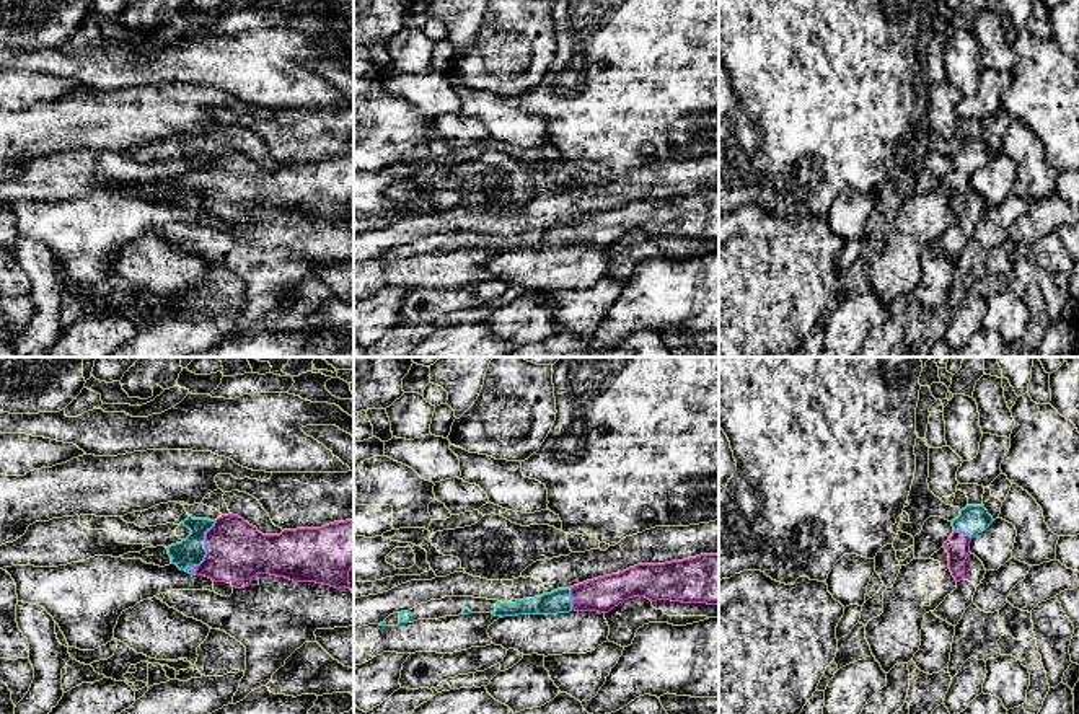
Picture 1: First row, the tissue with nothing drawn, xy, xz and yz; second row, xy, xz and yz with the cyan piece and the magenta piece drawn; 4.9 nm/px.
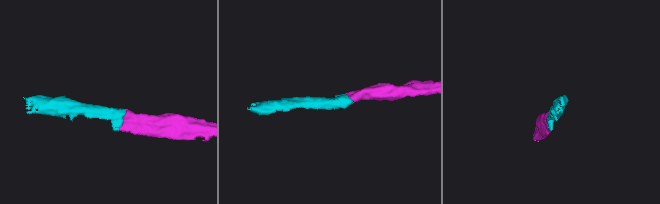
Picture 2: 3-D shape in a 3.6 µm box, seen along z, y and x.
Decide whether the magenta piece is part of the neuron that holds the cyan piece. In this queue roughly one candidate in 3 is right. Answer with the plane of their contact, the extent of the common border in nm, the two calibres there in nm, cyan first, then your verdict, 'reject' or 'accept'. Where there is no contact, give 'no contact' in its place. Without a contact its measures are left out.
contact in xy; length 280 nm; calibres 140 and 300 nm; accept

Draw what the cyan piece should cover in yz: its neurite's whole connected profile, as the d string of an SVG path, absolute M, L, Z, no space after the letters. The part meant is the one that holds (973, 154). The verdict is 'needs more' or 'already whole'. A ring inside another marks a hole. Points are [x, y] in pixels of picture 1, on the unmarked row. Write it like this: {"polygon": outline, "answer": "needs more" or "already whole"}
{"polygon": "M967 140L960 145L960 150L952 155L953 168L944 178L944 183L949 187L949 204L957 217L965 214L965 194L970 187L970 176L993 156L984 140Z", "answer": "needs more"}

